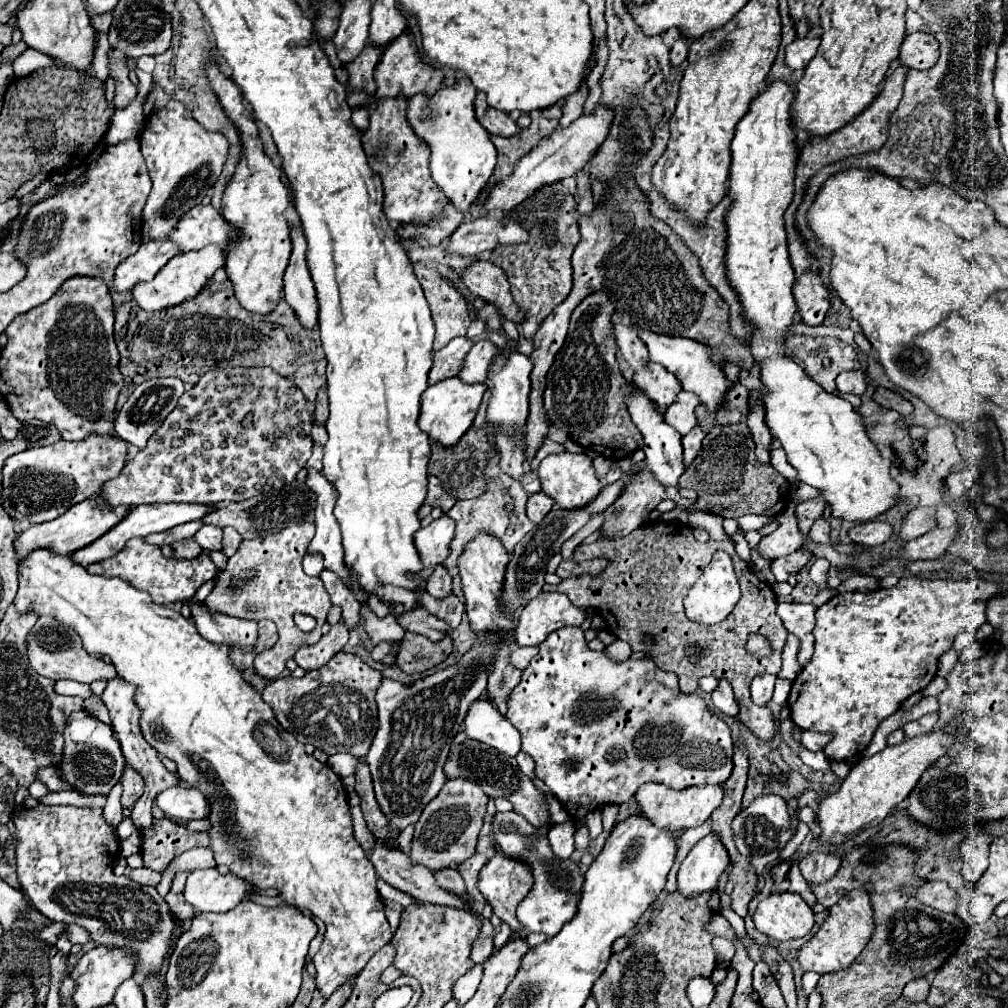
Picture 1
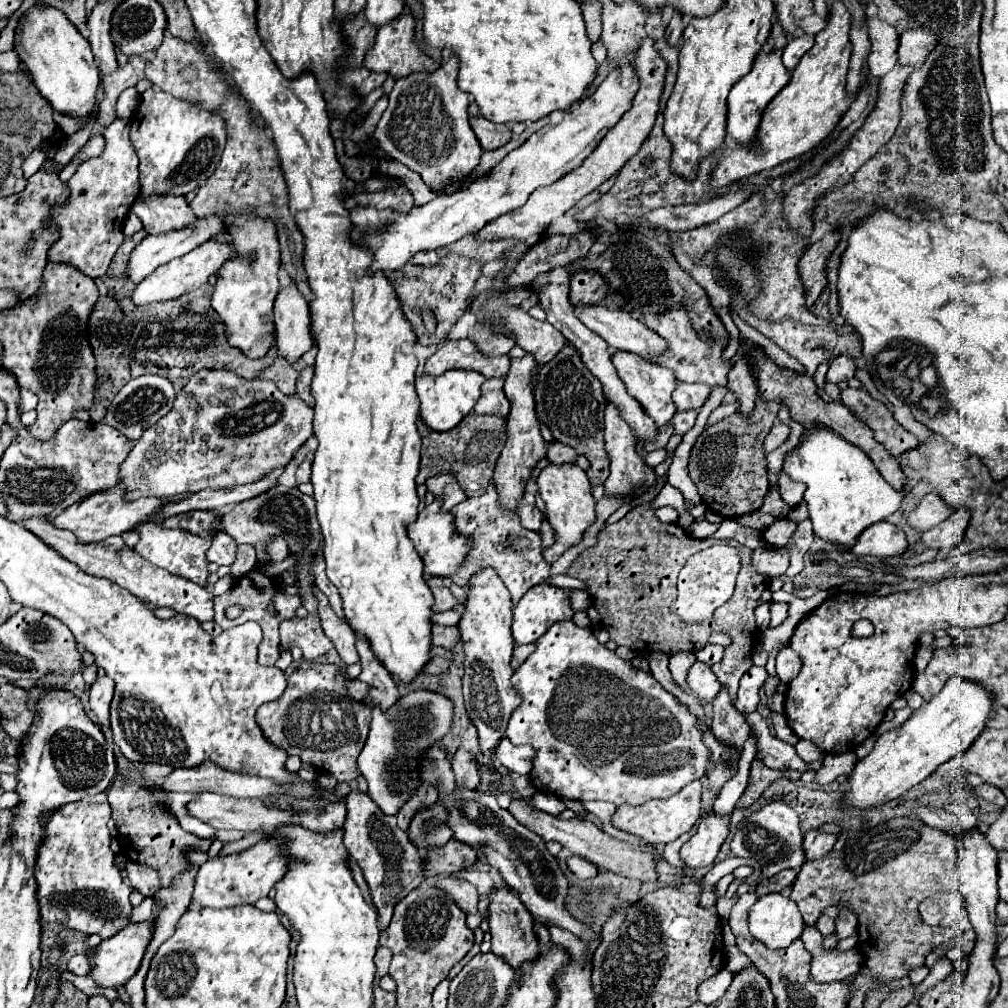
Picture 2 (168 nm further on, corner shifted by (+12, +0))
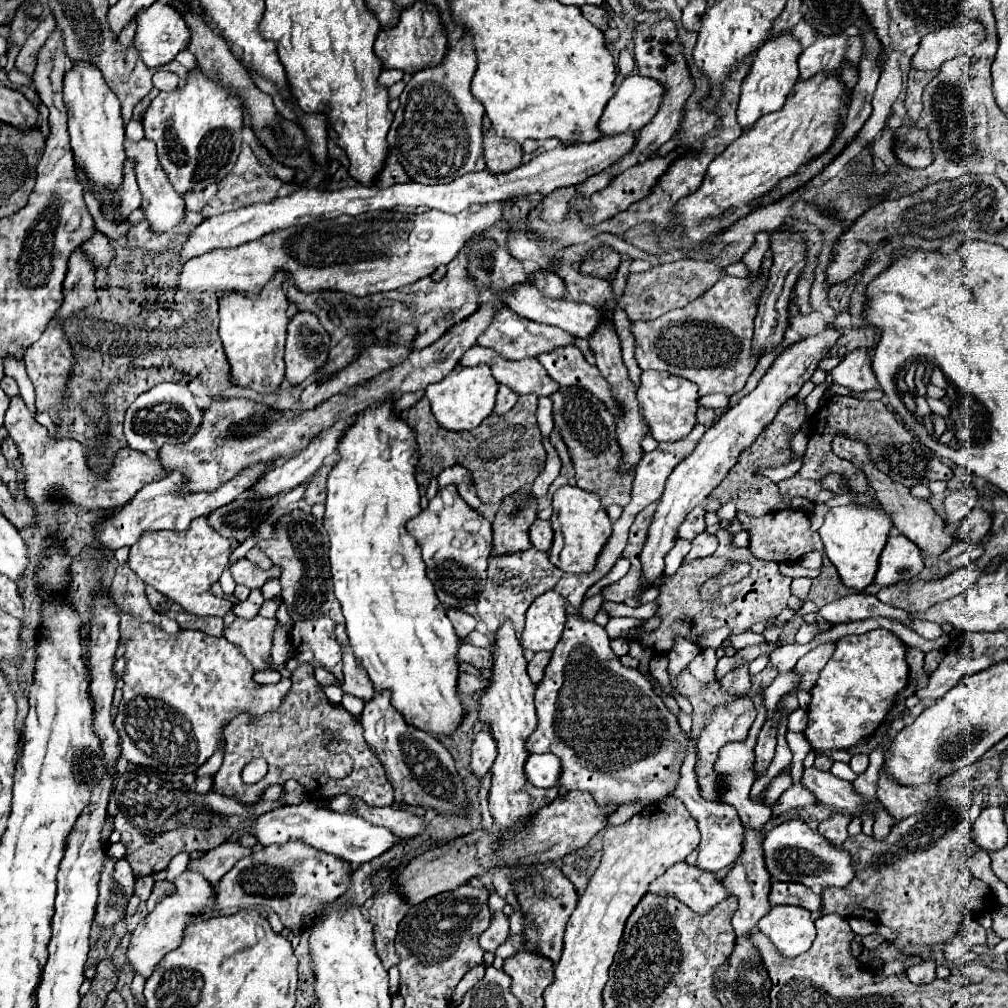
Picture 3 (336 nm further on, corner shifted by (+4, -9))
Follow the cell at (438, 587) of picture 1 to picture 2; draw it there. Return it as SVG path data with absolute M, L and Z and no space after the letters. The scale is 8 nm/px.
M427 577L427 583L429 583L429 587L431 587L433 595L435 595L435 605L433 605L435 611L449 611L449 609L453 609L457 605L457 599L445 587L443 579L439 579L439 577Z

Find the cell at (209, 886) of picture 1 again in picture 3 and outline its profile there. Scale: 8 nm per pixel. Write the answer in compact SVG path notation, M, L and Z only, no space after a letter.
M299 840L265 846L257 852L251 852L239 860L233 870L229 870L215 892L215 904L221 912L241 910L255 904L265 904L273 908L283 926L301 930L305 926L305 916L323 902L333 902L343 896L351 884L351 868L345 860L311 848Z

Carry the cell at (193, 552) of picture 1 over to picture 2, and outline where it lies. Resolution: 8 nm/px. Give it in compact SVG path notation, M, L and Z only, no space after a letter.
M147 523L147 525L139 525L137 529L139 533L139 541L135 543L133 551L139 553L143 559L147 559L149 563L169 571L171 575L179 575L185 577L201 587L205 587L209 571L207 571L207 549L211 547L211 539L203 539L197 537L185 529L167 529L159 523Z

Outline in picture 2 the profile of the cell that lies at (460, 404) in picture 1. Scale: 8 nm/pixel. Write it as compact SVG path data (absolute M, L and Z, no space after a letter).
M451 369L443 375L427 375L415 379L415 391L421 401L421 419L427 423L433 431L449 431L453 429L479 401L481 397L481 385L485 377L477 371L465 371L465 369Z

